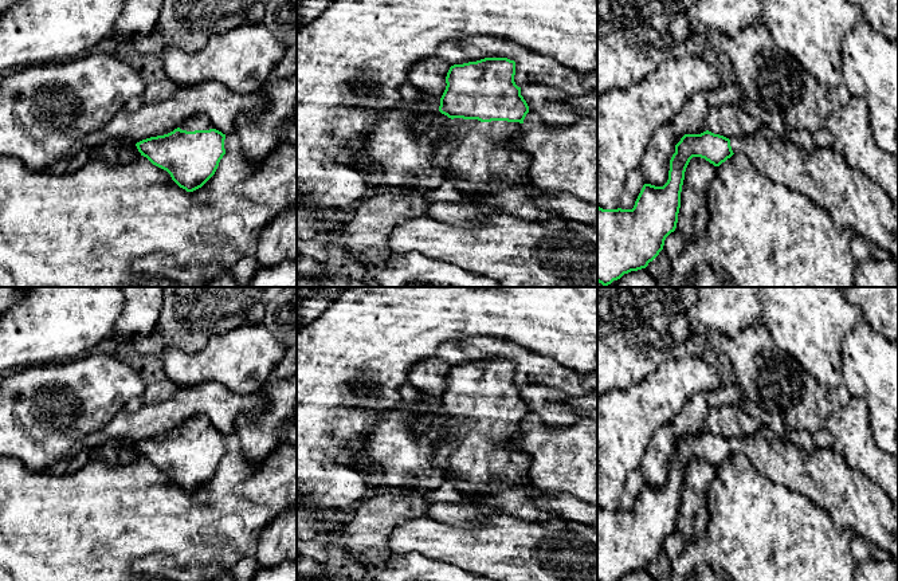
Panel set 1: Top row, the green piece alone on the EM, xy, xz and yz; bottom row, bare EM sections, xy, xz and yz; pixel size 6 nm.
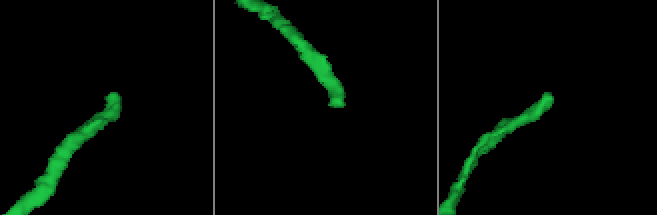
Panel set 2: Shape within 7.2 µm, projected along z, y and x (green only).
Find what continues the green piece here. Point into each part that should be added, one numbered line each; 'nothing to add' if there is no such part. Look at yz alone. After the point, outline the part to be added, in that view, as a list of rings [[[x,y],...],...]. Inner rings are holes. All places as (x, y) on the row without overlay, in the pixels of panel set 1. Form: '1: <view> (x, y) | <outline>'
1: yz (851, 501) | [[[768,427],[754,435],[732,439],[733,454],[744,454],[752,466],[775,484],[796,491],[826,510],[840,527],[851,527],[856,534],[885,550],[898,564],[898,511],[885,491],[852,471],[843,456],[832,448],[804,452],[788,436],[779,437]]]

